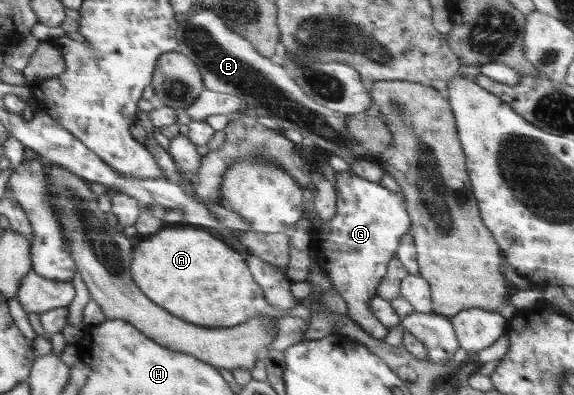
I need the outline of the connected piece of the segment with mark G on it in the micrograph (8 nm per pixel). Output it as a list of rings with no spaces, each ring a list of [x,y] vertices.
[[[352,171],[337,172],[335,177],[336,216],[326,222],[322,221],[317,228],[314,227],[317,264],[327,272],[326,276],[333,288],[347,302],[346,315],[369,335],[383,340],[389,330],[374,316],[369,302],[377,295],[377,288],[387,273],[387,264],[396,256],[395,250],[400,239],[410,230],[411,220],[406,209],[405,196],[403,191],[394,193],[380,185],[380,182],[366,180]]]

